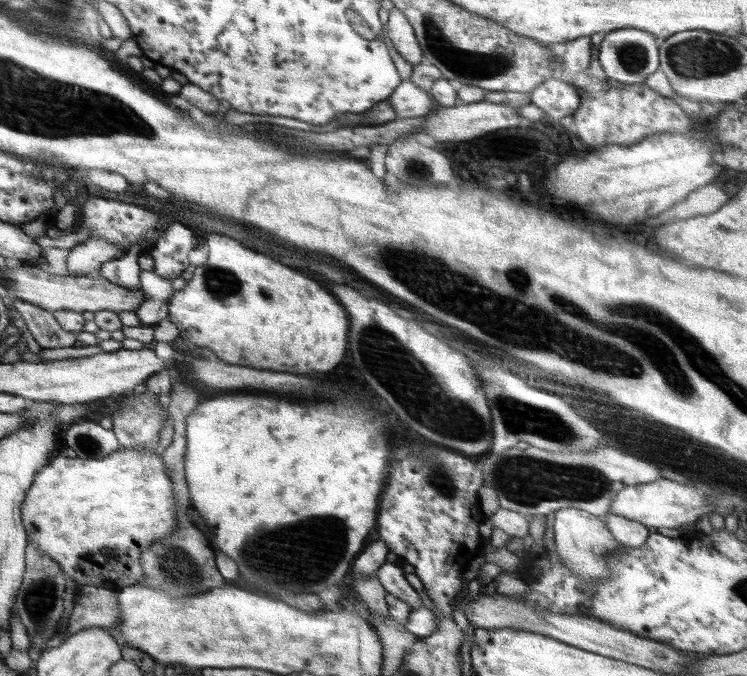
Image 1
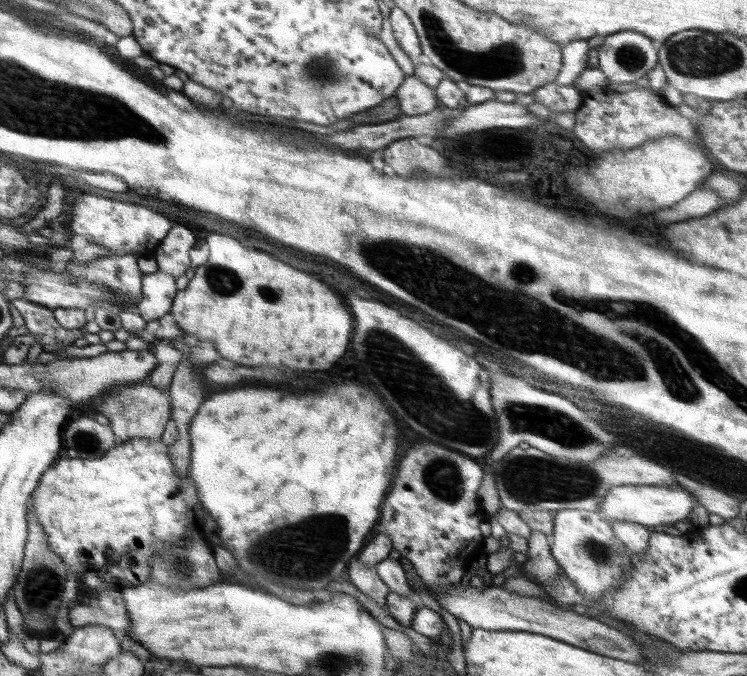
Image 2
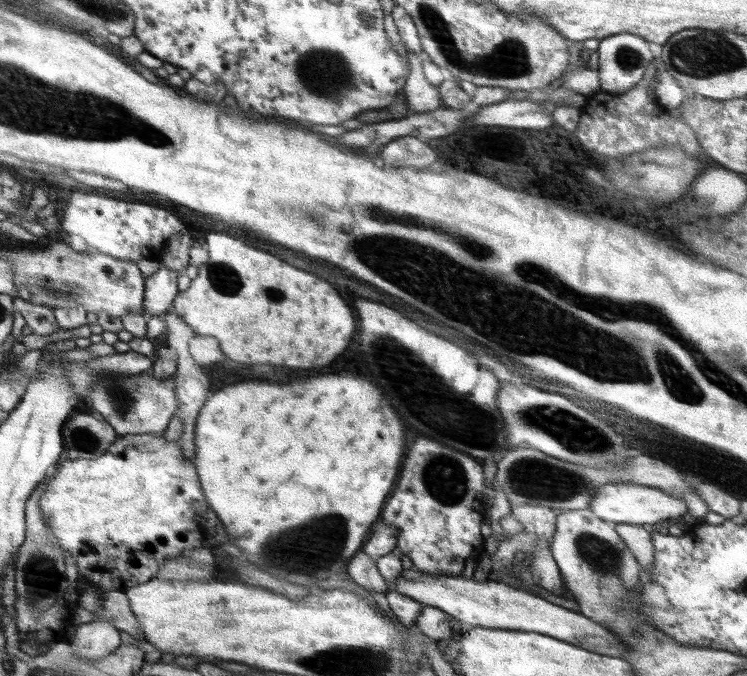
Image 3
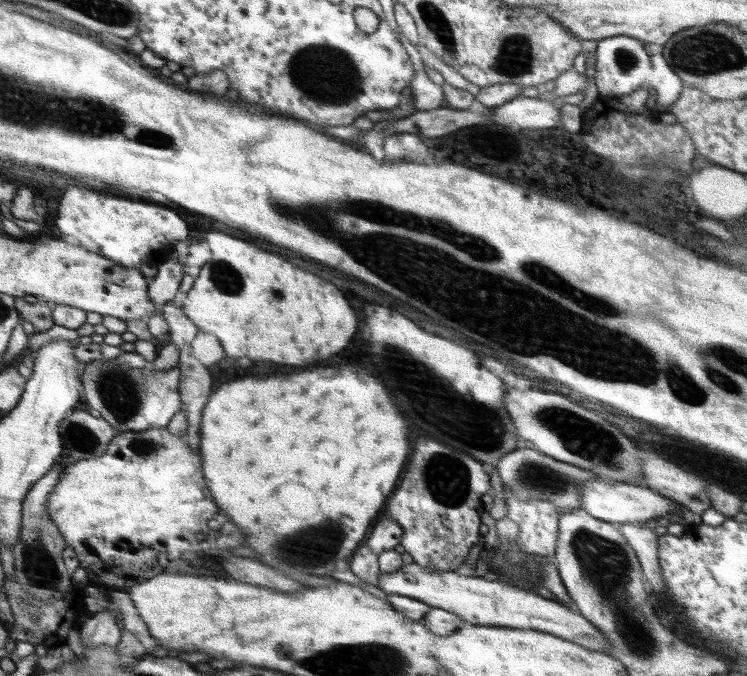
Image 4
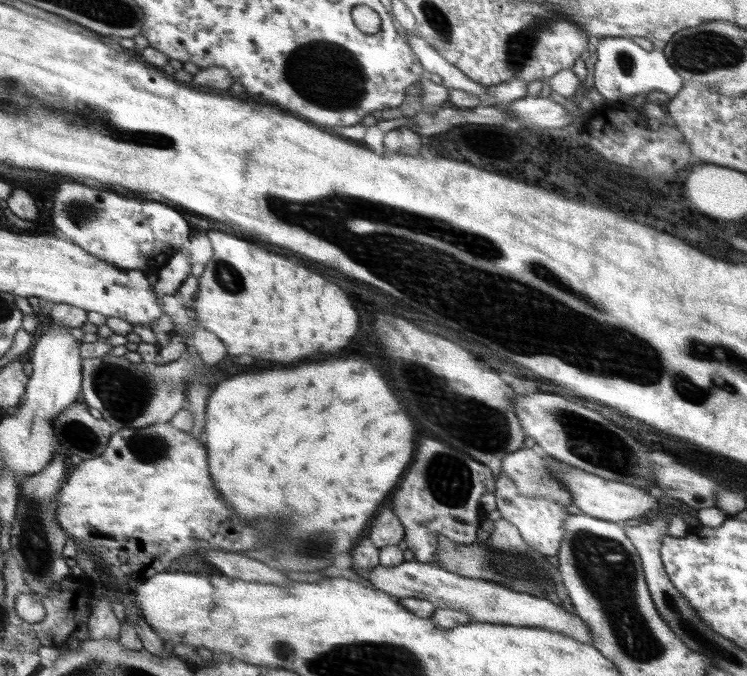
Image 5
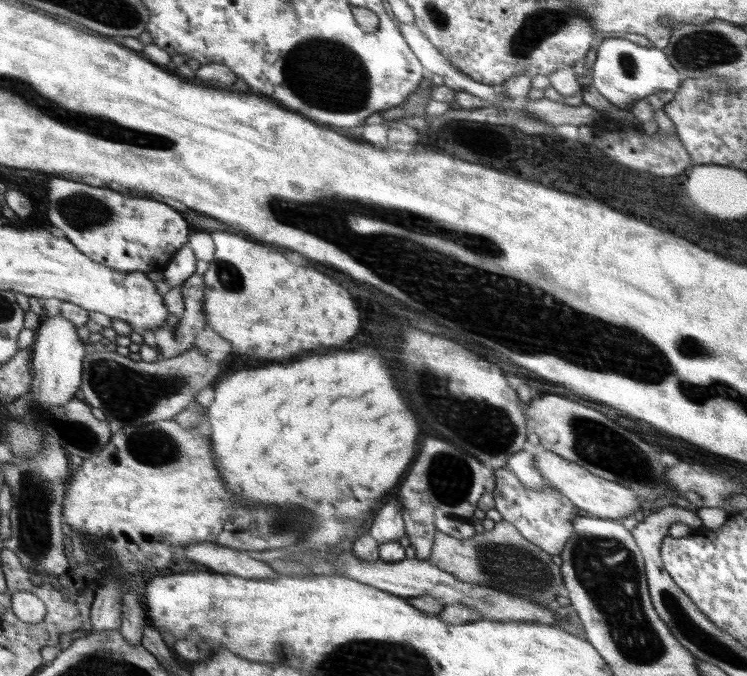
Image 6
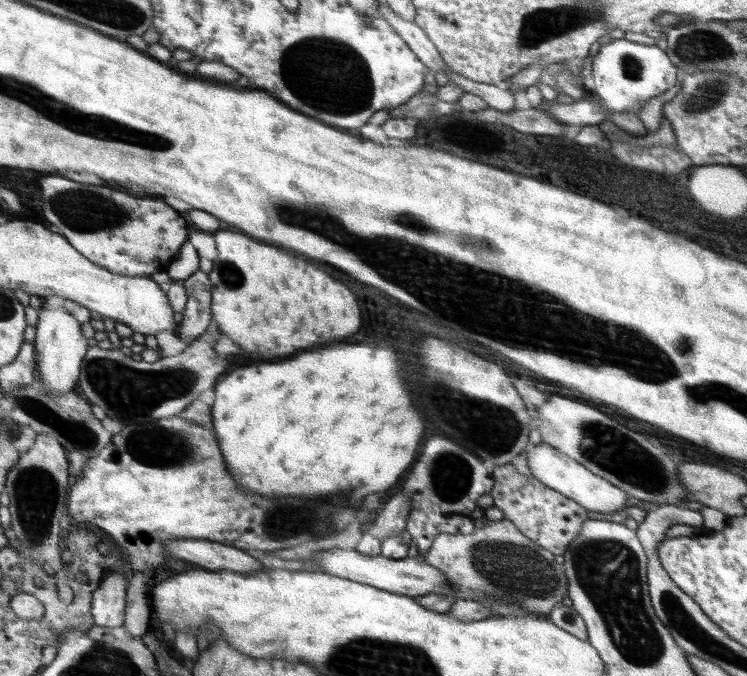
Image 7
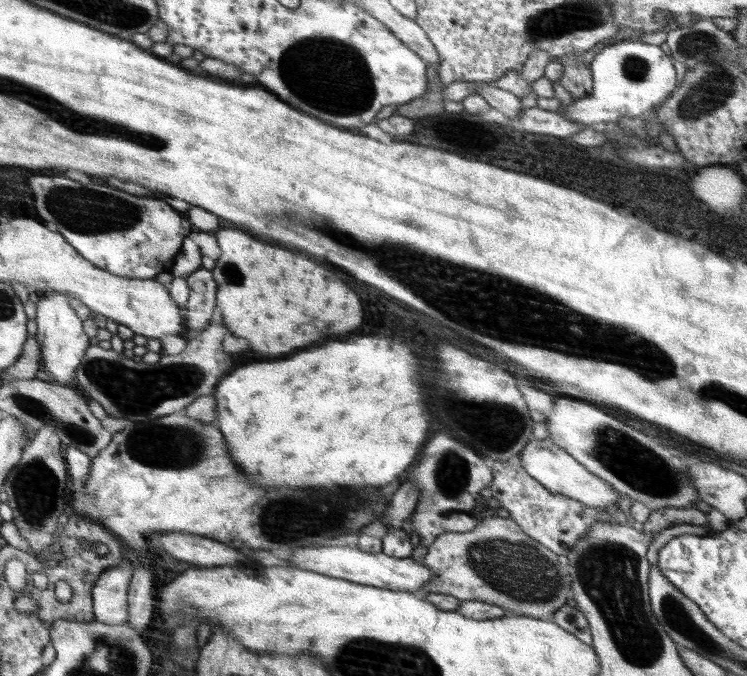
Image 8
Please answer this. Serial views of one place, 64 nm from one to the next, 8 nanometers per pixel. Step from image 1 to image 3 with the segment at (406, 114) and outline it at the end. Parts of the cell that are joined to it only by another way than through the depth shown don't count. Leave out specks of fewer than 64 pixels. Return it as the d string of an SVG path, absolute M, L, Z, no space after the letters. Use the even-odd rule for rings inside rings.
M407 51L409 68L408 80L400 92L410 114L436 110L444 106L439 95L439 88L428 82L422 72L423 55Z

